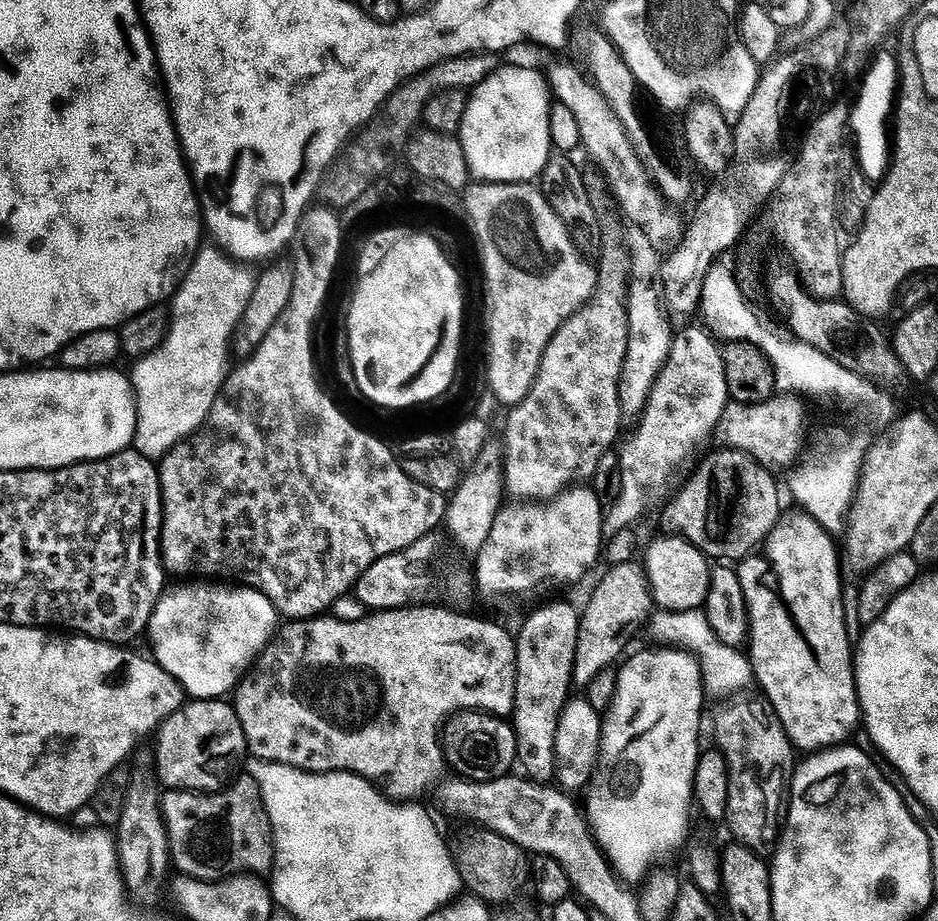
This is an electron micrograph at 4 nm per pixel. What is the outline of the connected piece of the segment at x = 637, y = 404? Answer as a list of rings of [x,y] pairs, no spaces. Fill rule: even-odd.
[[[648,288],[645,292],[633,291],[628,302],[630,342],[620,379],[620,415],[625,421],[639,421],[644,414],[652,388],[668,362],[669,349],[673,344],[674,331],[664,317],[666,312],[662,307],[661,293],[655,290]]]

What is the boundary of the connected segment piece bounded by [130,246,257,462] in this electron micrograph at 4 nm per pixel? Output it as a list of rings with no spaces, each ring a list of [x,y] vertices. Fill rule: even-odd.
[[[201,247],[196,253],[188,273],[184,275],[174,293],[174,299],[170,304],[168,337],[165,338],[163,346],[153,356],[143,356],[141,360],[135,361],[133,368],[136,369],[130,372],[132,391],[136,394],[134,447],[147,460],[153,462],[163,460],[175,444],[188,439],[204,424],[205,418],[210,414],[230,372],[228,352],[230,356],[236,329],[240,327],[240,319],[246,314],[246,306],[256,289],[257,273],[248,269],[251,267],[237,262],[219,247],[211,247]]]

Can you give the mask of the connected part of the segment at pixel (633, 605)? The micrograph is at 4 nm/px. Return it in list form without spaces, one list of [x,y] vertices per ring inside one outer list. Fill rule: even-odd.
[[[640,562],[630,564],[614,564],[607,569],[609,572],[596,584],[588,605],[582,608],[580,617],[580,633],[578,634],[578,650],[576,661],[572,671],[572,683],[577,689],[587,689],[590,682],[606,668],[611,668],[617,662],[616,659],[628,648],[628,643],[639,634],[639,624],[647,625],[654,612],[654,601],[652,598],[652,586],[648,581],[645,565]]]

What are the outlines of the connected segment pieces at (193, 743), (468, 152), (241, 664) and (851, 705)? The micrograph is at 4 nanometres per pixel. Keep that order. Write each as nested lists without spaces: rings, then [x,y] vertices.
[[[216,699],[220,700],[185,703],[155,733],[155,773],[165,789],[205,794],[222,792],[233,783],[236,767],[245,763],[248,743],[242,722],[238,722],[235,707],[224,701],[227,699]]]
[[[501,66],[494,74],[490,74],[490,78],[486,78],[486,82],[471,89],[466,114],[462,118],[462,126],[458,133],[471,175],[477,181],[490,184],[526,184],[539,181],[549,156],[554,152],[550,138],[550,114],[553,103],[545,73],[543,76],[532,68]]]
[[[240,586],[237,589],[237,592],[223,592],[222,589],[216,588],[208,596],[204,588],[184,588],[181,592],[169,591],[156,603],[146,633],[147,639],[152,639],[151,655],[185,690],[208,687],[217,688],[220,691],[217,693],[220,694],[231,693],[234,688],[233,682],[239,681],[247,673],[276,635],[278,613],[274,605],[253,588]]]
[[[803,510],[796,512],[785,511],[777,523],[772,527],[768,539],[762,545],[764,560],[759,560],[759,555],[753,554],[739,565],[740,585],[744,591],[744,597],[748,603],[748,618],[750,621],[750,659],[755,683],[760,684],[762,691],[768,695],[771,711],[780,719],[780,725],[788,732],[789,738],[797,749],[805,748],[805,753],[812,754],[817,750],[827,750],[843,745],[852,736],[852,731],[862,724],[862,713],[860,711],[860,699],[856,693],[856,670],[854,667],[854,644],[848,641],[848,624],[844,621],[846,611],[843,603],[843,589],[840,586],[840,576],[842,577],[842,556],[838,551],[838,544],[832,541],[833,533],[808,515]]]

